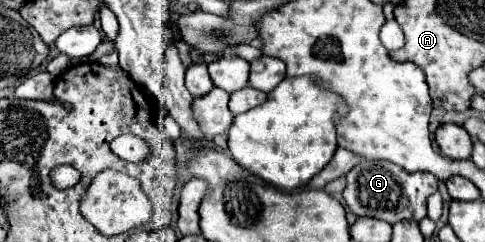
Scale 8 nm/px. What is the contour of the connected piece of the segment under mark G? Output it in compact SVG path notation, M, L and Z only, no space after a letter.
M360 162L348 176L348 184L342 194L346 206L356 216L374 216L378 220L396 224L402 220L422 220L426 216L426 200L438 190L438 182L428 172L406 172L392 162Z

